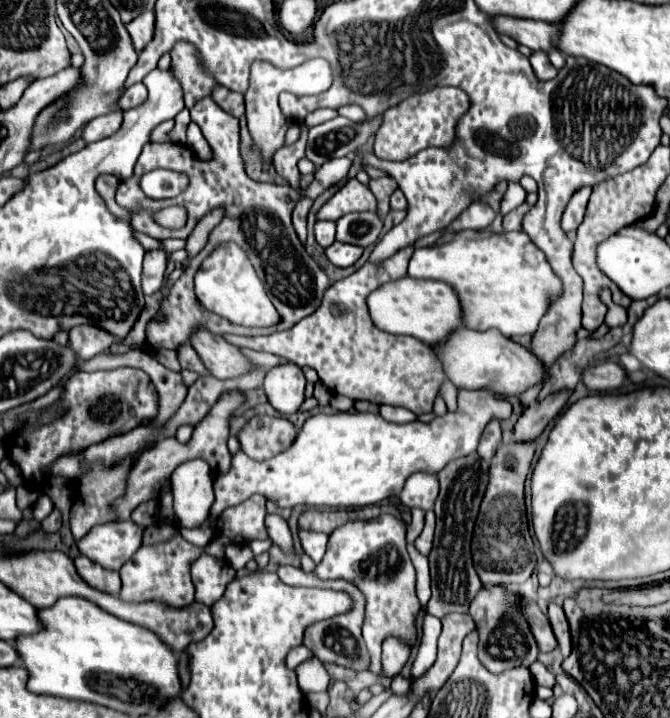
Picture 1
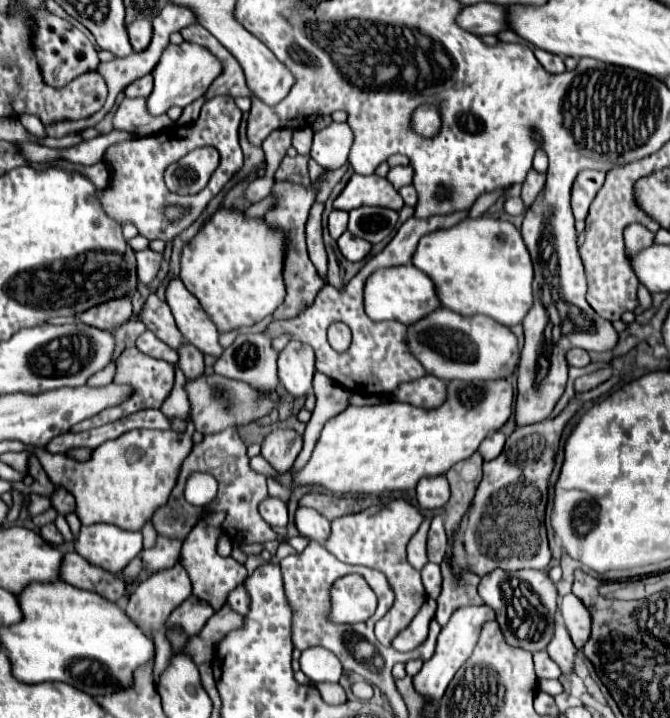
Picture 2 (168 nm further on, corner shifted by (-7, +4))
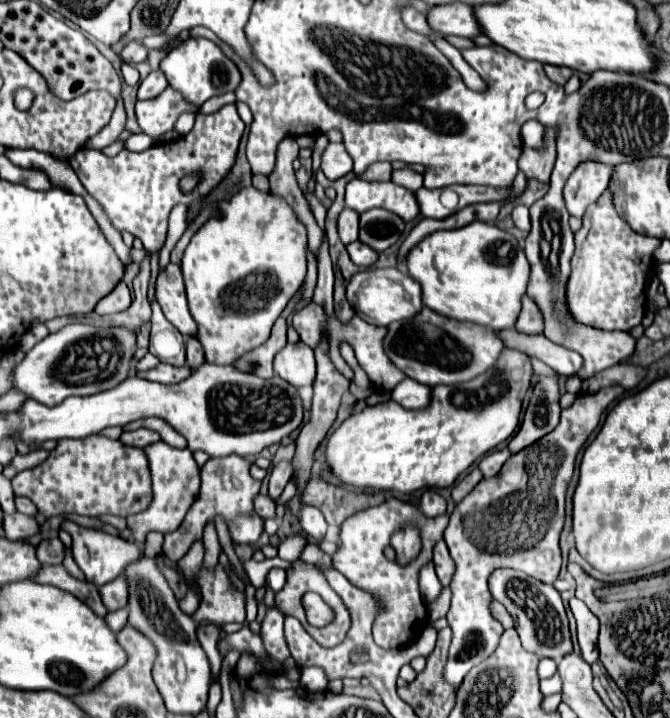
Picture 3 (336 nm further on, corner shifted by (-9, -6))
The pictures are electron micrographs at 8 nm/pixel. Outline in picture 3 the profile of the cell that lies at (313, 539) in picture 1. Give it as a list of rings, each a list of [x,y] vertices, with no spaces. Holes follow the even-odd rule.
[[[302,506],[300,526],[302,526],[302,532],[314,542],[320,542],[326,536],[326,528],[328,528],[322,512],[316,510],[314,506]]]

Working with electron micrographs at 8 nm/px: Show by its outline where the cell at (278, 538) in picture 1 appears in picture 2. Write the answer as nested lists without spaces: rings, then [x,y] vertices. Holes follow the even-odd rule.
[[[268,496],[266,500],[262,500],[260,504],[260,514],[262,518],[270,524],[270,526],[286,526],[288,522],[288,512],[286,512],[286,502],[282,502],[280,498],[272,498]]]

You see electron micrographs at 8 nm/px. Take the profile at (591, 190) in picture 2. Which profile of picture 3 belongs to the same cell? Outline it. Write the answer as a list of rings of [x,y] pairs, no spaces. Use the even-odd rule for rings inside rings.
[[[582,162],[564,186],[564,202],[570,216],[582,218],[586,208],[594,204],[608,188],[614,168],[600,162]]]

